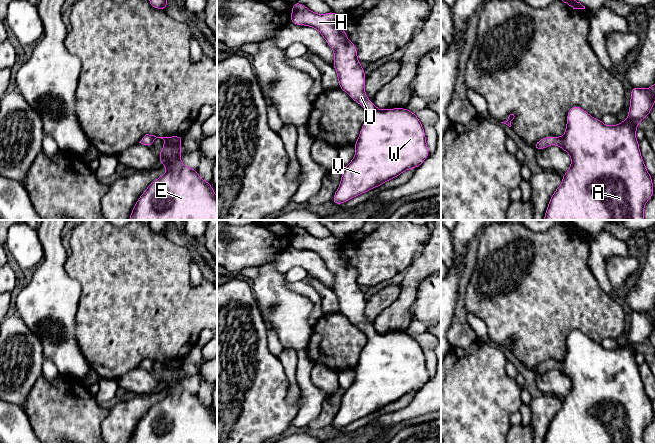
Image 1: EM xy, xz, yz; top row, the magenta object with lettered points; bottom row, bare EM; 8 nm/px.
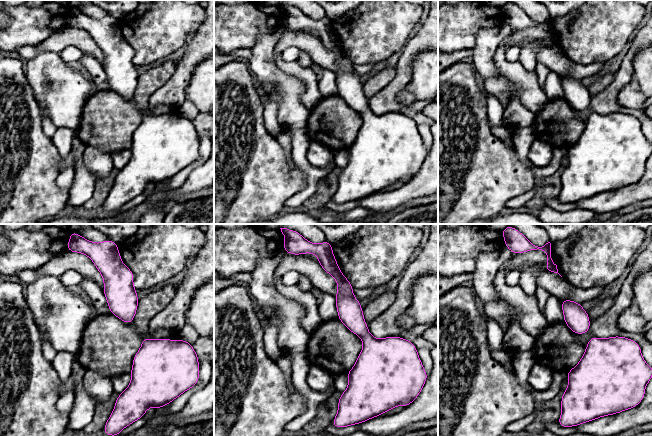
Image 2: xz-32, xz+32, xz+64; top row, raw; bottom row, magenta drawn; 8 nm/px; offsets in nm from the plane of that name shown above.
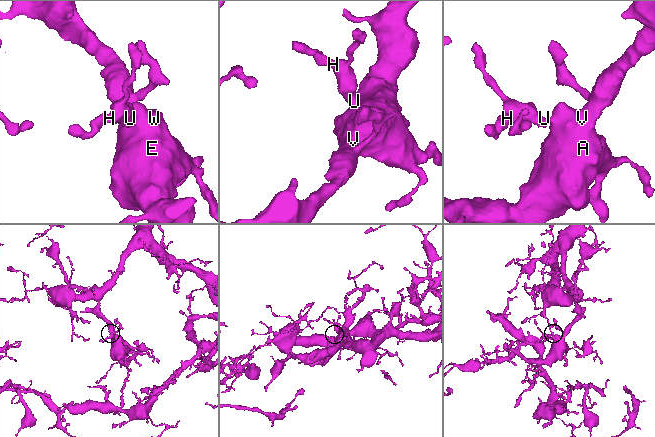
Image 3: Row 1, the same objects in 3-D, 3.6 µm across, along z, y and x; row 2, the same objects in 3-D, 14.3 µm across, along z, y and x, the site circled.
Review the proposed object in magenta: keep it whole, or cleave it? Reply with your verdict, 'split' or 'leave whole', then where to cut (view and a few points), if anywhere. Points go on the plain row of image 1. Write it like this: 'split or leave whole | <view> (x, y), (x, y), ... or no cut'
leave whole | no cut

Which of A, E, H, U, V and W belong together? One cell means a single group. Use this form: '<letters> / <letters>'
A E H U V W

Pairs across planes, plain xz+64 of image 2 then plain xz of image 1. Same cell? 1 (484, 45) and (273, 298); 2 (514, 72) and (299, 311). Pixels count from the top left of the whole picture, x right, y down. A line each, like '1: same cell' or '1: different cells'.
1: same cell
2: different cells

